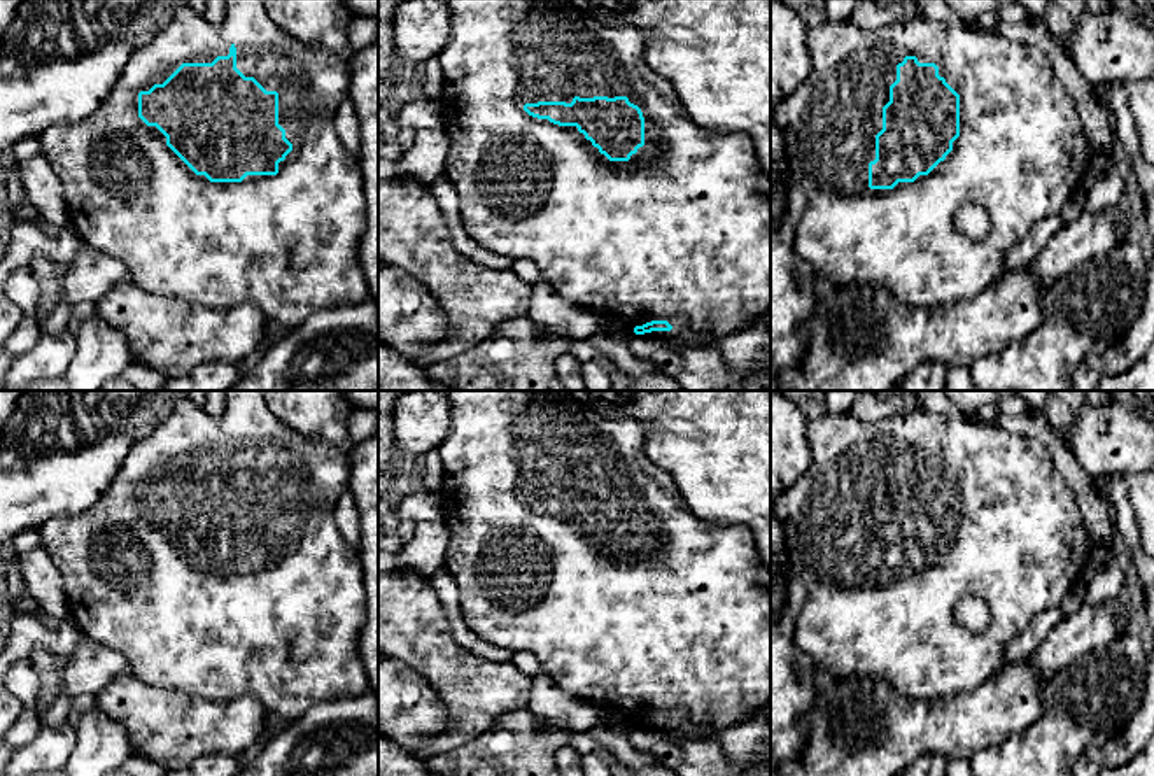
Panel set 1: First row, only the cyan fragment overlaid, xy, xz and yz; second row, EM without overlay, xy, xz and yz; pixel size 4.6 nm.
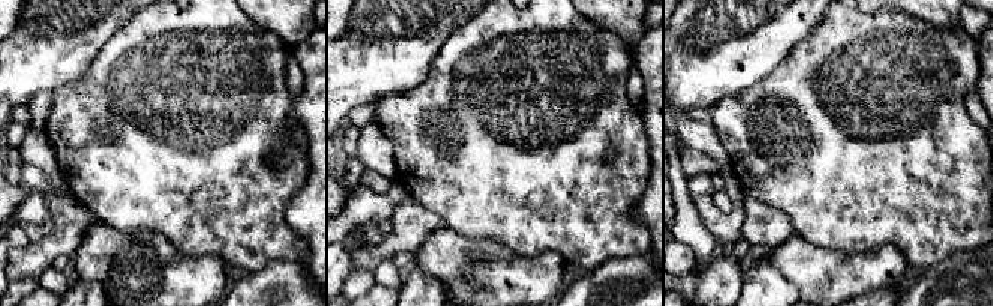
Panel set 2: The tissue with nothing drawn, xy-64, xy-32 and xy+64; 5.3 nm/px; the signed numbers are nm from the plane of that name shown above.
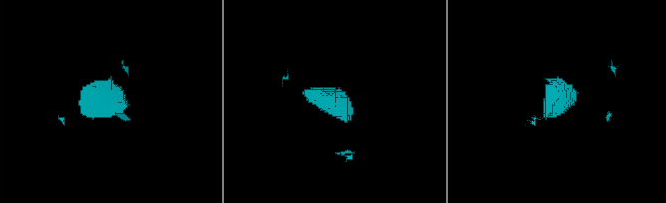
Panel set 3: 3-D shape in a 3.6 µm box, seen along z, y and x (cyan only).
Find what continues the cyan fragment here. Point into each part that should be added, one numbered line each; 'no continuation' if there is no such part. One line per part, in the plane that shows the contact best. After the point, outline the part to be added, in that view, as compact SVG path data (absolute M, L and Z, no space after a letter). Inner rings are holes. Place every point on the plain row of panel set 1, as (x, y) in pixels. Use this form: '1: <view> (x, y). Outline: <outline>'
1: xy (286, 634). Outline: M228 391L221 415L210 415L187 398L130 450L93 506L74 517L51 519L39 529L40 548L63 576L70 618L82 636L121 653L138 680L215 702L252 695L268 713L291 722L319 702L354 699L369 690L355 645L364 624L364 575L357 548L343 538L336 524L336 503L347 490L348 452L306 438L280 422L266 406L263 391ZM231 438L236 440L236 461L266 483L278 485L278 517L292 543L278 555L277 568L210 575L166 538L166 529L156 519L147 519L138 510L138 485L163 476L182 455L212 455L217 448L228 448Z

